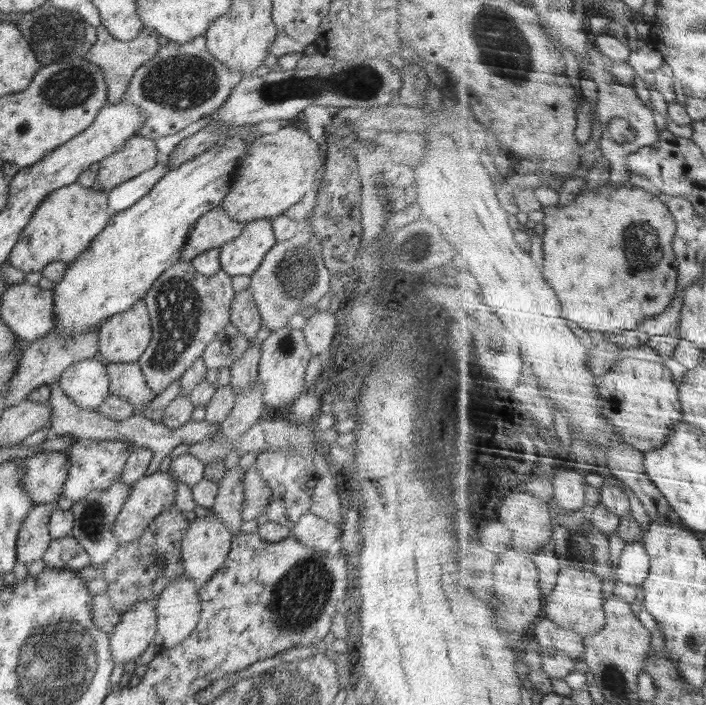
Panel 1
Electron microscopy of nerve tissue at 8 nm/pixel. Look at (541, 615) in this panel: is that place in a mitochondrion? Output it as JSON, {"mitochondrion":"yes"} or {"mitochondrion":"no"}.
{"mitochondrion":"no"}

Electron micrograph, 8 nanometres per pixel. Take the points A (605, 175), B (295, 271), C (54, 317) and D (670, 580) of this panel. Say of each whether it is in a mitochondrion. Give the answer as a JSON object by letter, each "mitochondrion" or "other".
{"A":"other","B":"mitochondrion","C":"other","D":"other"}

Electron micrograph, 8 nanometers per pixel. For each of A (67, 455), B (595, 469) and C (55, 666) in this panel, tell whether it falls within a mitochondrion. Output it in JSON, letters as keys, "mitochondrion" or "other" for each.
{"A":"other","B":"other","C":"mitochondrion"}

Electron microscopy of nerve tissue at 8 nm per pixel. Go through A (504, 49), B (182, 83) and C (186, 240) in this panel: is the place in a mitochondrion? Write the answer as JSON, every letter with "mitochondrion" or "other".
{"A":"mitochondrion","B":"mitochondrion","C":"other"}

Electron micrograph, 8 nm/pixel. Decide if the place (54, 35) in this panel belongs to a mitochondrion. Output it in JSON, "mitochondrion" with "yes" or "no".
{"mitochondrion":"yes"}

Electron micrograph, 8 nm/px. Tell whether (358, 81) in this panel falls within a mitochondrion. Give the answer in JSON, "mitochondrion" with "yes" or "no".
{"mitochondrion":"yes"}

